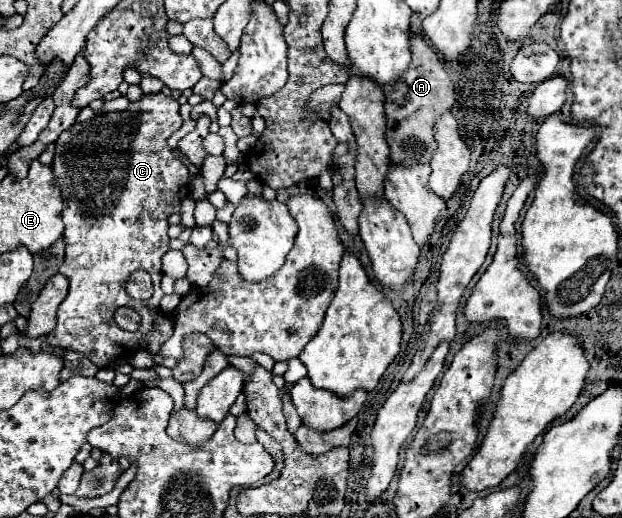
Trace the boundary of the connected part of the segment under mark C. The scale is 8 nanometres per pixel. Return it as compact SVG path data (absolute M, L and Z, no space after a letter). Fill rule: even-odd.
M159 92L159 94L145 94L141 100L129 102L129 108L123 110L123 112L109 112L109 114L95 116L95 118L91 118L91 120L87 120L87 122L73 124L73 126L67 128L67 130L59 136L59 140L57 140L55 158L53 158L53 172L55 172L55 178L57 178L57 186L59 186L59 190L61 190L61 196L63 196L65 204L71 202L71 200L79 200L79 206L73 206L73 204L71 204L71 206L65 206L65 210L63 210L63 222L65 222L63 238L65 238L65 244L67 244L67 246L65 246L65 260L63 260L63 264L59 266L59 272L69 278L69 294L67 294L67 298L61 302L61 306L59 306L59 310L57 310L57 326L55 326L55 330L47 336L47 342L49 342L51 346L55 346L55 348L81 352L81 354L85 354L85 356L87 356L95 366L99 366L99 368L105 368L113 358L123 356L123 352L127 352L127 350L133 350L133 348L135 348L135 350L145 350L145 348L147 348L147 342L145 342L143 336L153 328L155 316L151 316L151 310L159 310L159 302L161 302L161 298L163 298L163 290L159 288L159 282L161 282L161 276L163 276L163 274L161 274L161 256L169 250L169 246L167 246L167 244L169 244L167 218L169 218L173 212L177 212L177 210L181 208L181 200L187 196L187 190L189 190L189 186L187 186L189 172L187 172L187 168L183 166L183 162L175 158L173 150L167 146L167 138L169 138L175 130L179 130L181 124L183 124L183 118L181 118L181 114L179 114L179 102L177 102L175 98L165 96L163 92ZM135 270L145 270L145 272L149 272L151 278L153 278L153 288L155 288L155 292L153 292L153 296L151 296L151 310L149 310L149 302L133 300L133 298L125 292L125 280L127 280L127 278L131 276L131 272L135 272ZM121 306L131 306L131 308L141 316L141 326L139 326L137 332L121 330L121 328L115 324L113 314L115 314L115 310L121 308Z

